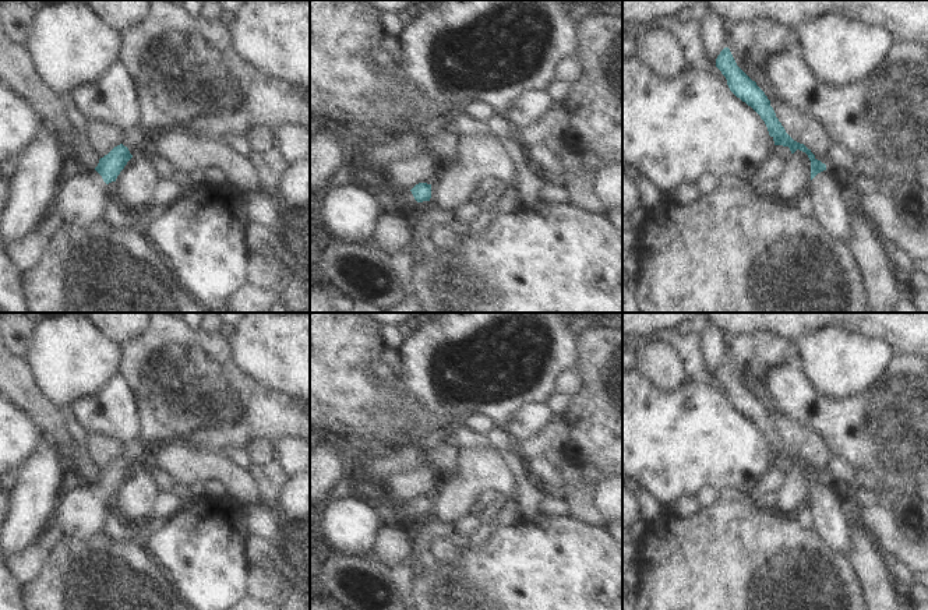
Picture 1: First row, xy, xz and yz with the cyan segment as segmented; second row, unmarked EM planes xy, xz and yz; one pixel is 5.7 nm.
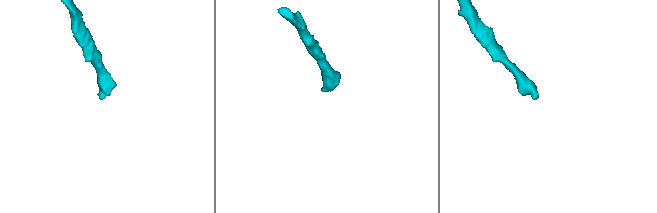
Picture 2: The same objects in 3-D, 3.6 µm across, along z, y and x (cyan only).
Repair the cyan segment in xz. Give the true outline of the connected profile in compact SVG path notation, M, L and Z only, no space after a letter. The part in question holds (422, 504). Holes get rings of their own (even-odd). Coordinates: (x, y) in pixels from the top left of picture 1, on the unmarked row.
M387 496L382 501L391 507L394 518L401 521L403 528L406 528L417 515L430 514L431 511L431 497L427 496L419 496L407 504L395 504L388 500Z

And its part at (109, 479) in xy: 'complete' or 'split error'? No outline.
split error

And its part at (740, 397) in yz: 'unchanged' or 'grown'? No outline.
grown

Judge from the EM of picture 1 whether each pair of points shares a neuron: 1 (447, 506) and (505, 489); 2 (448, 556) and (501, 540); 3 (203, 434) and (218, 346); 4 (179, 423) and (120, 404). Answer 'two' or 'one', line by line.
1: one
2: two
3: one
4: two

